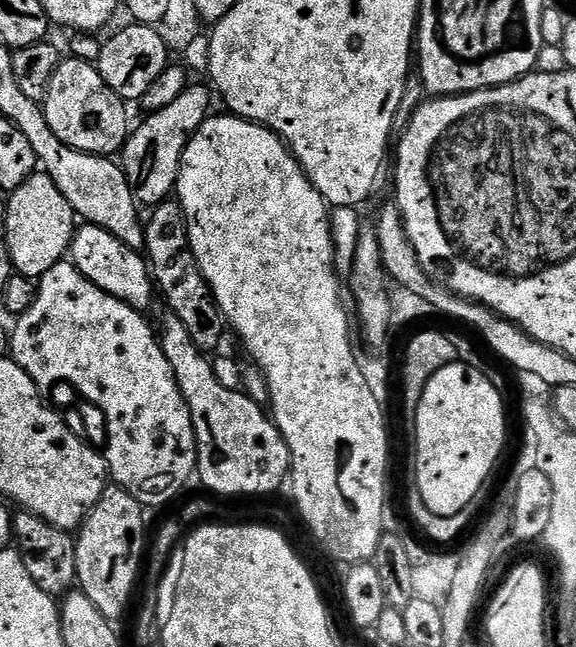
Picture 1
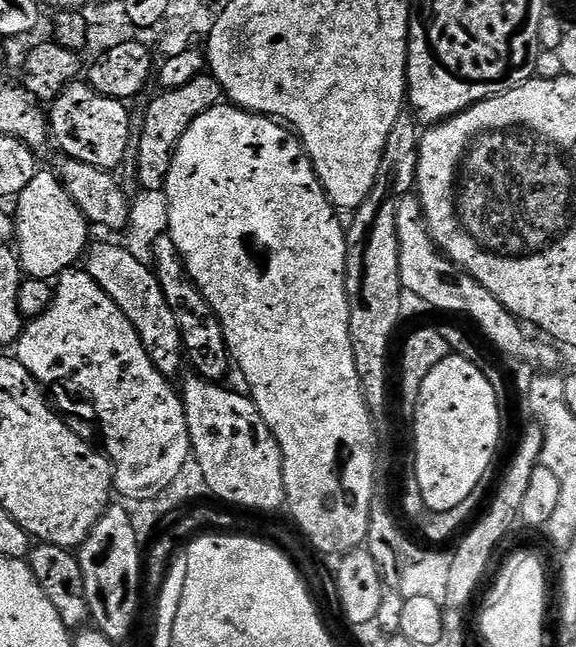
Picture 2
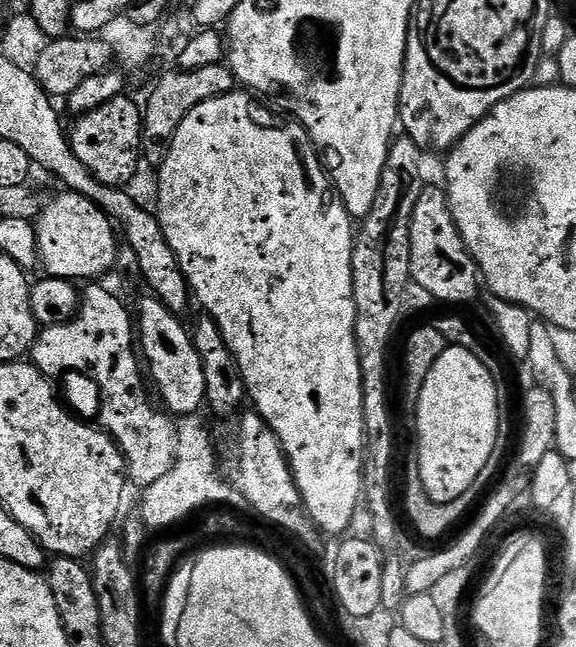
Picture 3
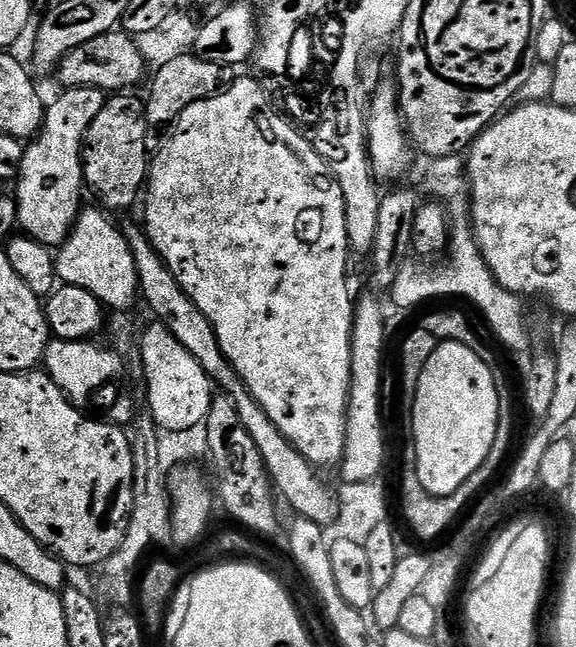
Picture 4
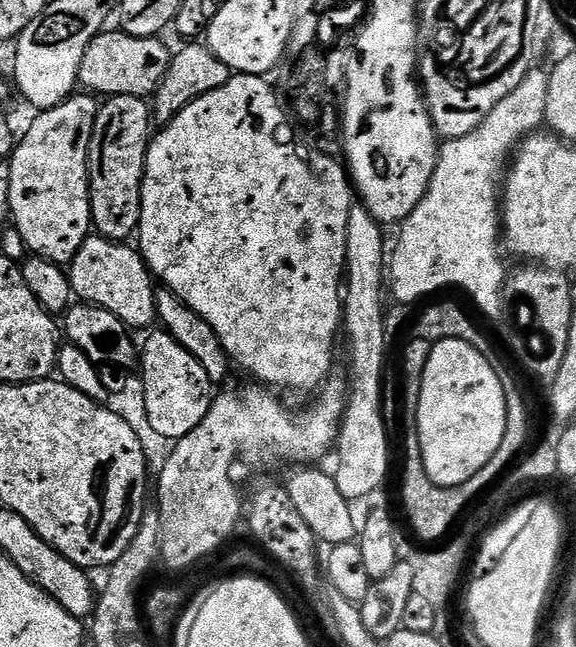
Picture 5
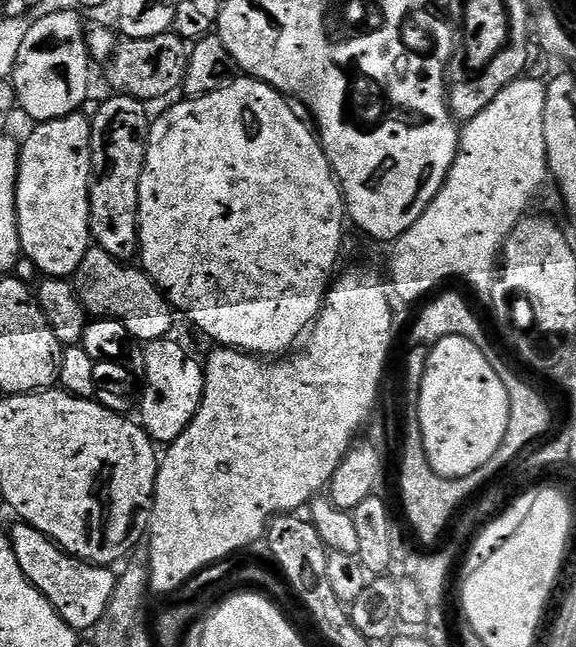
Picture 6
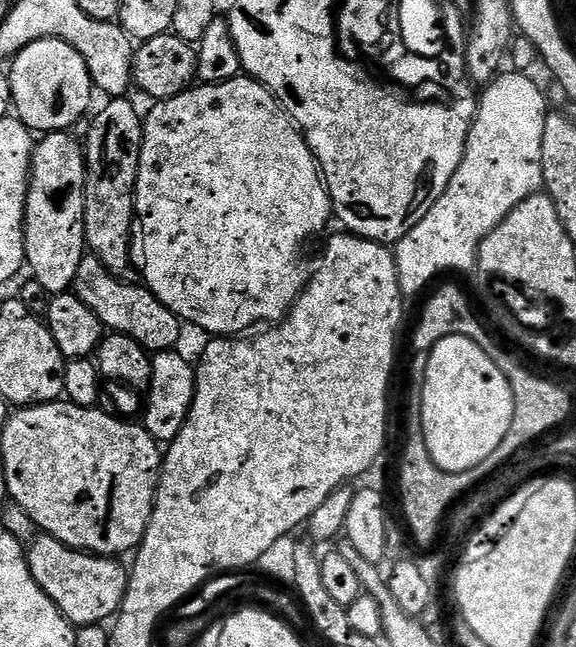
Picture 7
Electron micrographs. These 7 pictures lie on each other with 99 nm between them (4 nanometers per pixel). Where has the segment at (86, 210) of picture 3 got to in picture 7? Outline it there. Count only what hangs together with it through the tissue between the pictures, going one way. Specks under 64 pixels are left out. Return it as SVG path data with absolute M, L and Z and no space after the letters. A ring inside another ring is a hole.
M84 255L78 266L78 274L74 274L72 288L74 295L86 302L94 314L98 314L109 333L121 332L134 338L134 342L141 344L150 354L170 352L179 345L176 343L180 340L182 329L180 317L174 315L165 304L158 302L155 294L143 283L114 278L114 274L110 274L110 270L106 270L106 266L102 266L96 256Z

